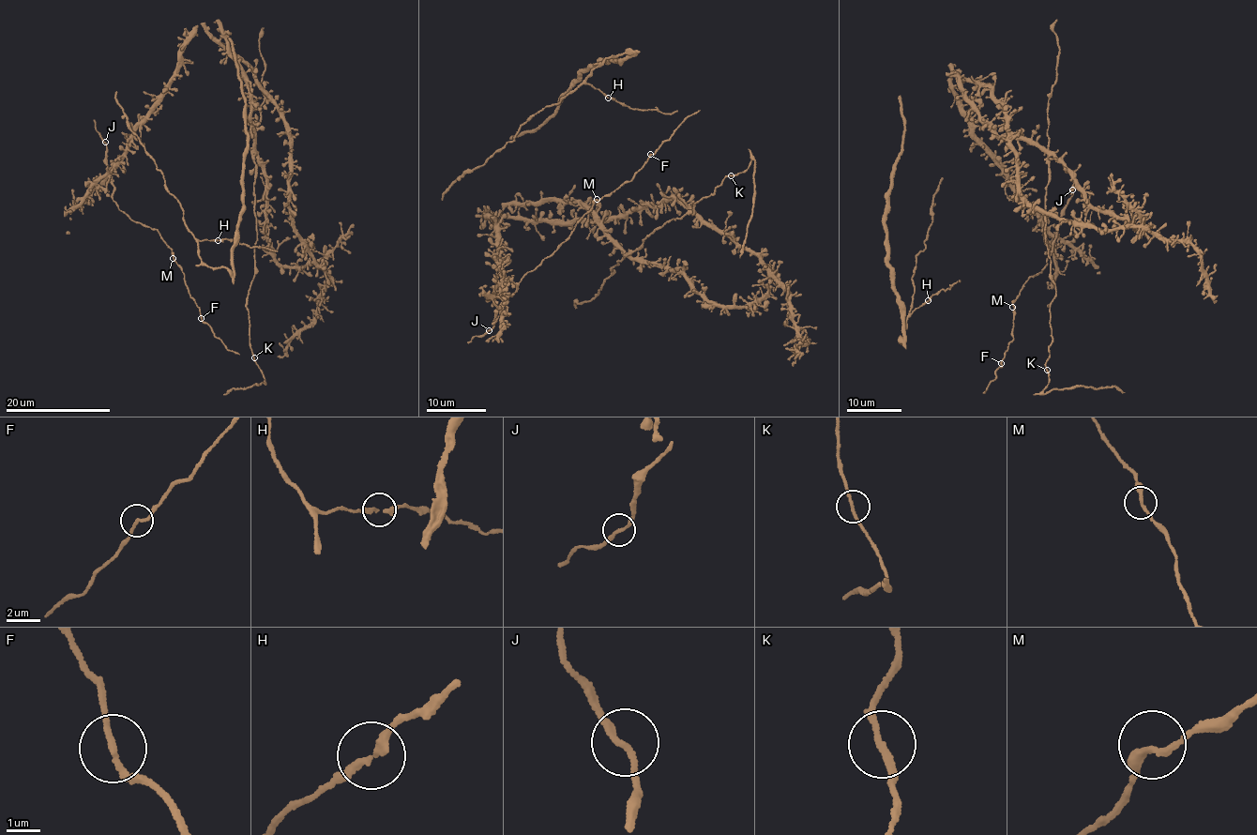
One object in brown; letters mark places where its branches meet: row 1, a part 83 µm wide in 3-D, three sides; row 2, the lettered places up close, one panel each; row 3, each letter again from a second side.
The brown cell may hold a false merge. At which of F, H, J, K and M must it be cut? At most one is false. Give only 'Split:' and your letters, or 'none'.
Split: none

